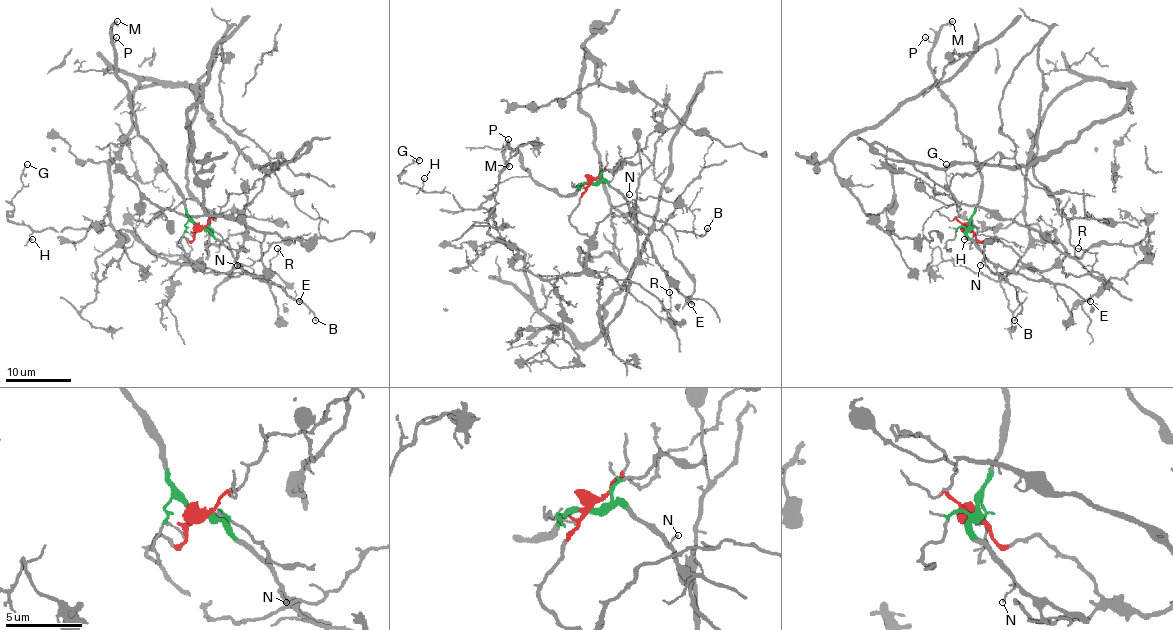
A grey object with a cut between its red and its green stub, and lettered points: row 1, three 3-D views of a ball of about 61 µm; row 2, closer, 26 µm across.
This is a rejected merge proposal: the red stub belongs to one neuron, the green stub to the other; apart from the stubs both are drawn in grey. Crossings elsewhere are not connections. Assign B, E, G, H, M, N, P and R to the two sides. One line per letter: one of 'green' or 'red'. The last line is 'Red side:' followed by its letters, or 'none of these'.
B: green
E: green
G: red
H: red
M: green
N: green
P: green
R: red
Red side: G, H, R

